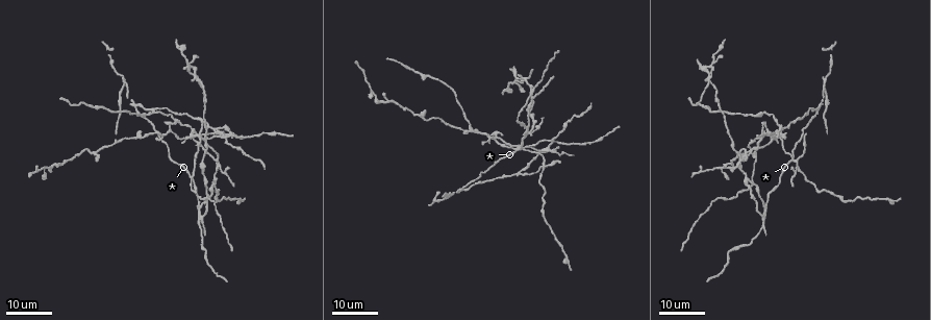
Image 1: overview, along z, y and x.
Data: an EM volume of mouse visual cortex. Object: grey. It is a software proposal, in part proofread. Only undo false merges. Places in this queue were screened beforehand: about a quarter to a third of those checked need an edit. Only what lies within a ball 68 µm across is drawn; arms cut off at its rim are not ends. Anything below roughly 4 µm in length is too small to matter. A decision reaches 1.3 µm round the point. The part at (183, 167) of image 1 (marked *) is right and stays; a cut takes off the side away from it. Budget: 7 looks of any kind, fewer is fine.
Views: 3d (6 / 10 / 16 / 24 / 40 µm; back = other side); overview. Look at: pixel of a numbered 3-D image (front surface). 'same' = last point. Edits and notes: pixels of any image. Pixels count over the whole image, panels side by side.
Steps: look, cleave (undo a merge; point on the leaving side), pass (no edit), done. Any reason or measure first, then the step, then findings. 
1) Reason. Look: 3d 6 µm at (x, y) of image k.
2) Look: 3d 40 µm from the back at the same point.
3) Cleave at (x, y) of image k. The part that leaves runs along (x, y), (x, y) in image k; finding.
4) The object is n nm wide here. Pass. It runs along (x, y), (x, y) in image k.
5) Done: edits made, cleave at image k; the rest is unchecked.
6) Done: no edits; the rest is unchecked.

Looks like a crossing. Look: 3d 24 µm at (461, 191) of image 1.

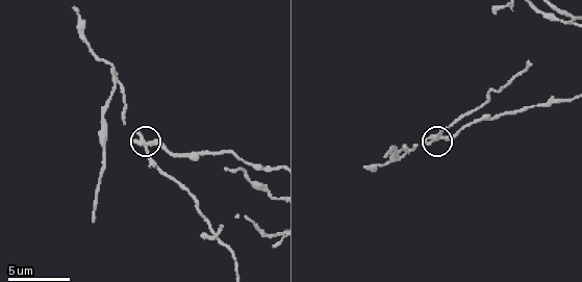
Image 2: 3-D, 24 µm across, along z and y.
Look: 3d 10 µm at (436, 138) of image 2.

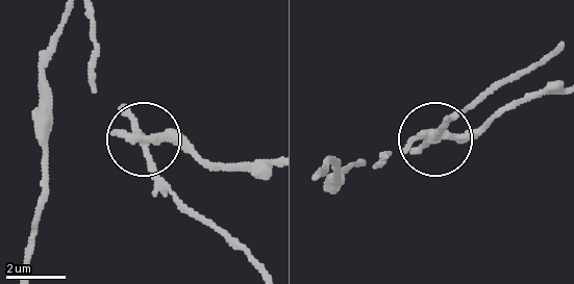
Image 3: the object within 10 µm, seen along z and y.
Cleave at (177, 137) of image 3. The part that leaves runs along (141, 130), (183, 137), (221, 165), (266, 165) in image 3; two neurons meet here.

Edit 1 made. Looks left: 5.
Look: overview.

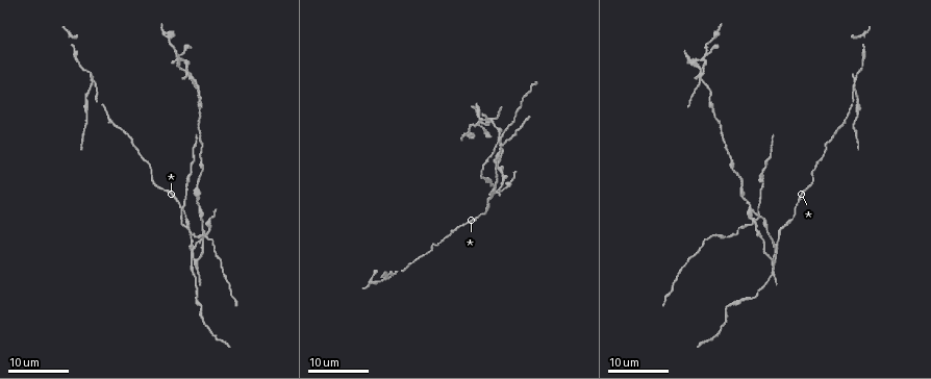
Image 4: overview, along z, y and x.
Four or more arms meet. Look: 3d 16 µm at (93, 78) of image 4.

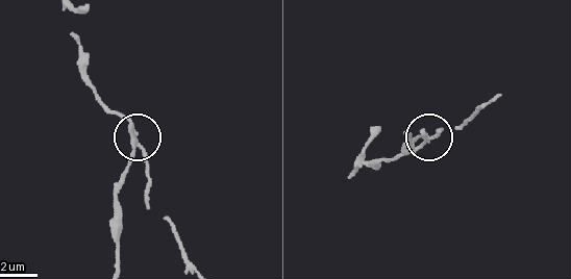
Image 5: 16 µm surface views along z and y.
Look: 3d 10 µm at (136, 145) of image 5.

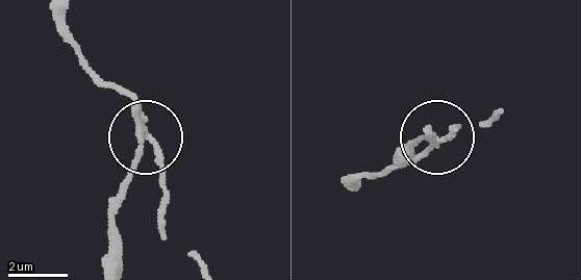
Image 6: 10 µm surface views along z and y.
The object is 200 nm wide here. Cleave at (128, 172) of image 6. A second neuron is stuck on.

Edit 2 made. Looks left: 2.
Done: edits made, cleave at image 3, cleave at image 6; the rest is unchecked.

